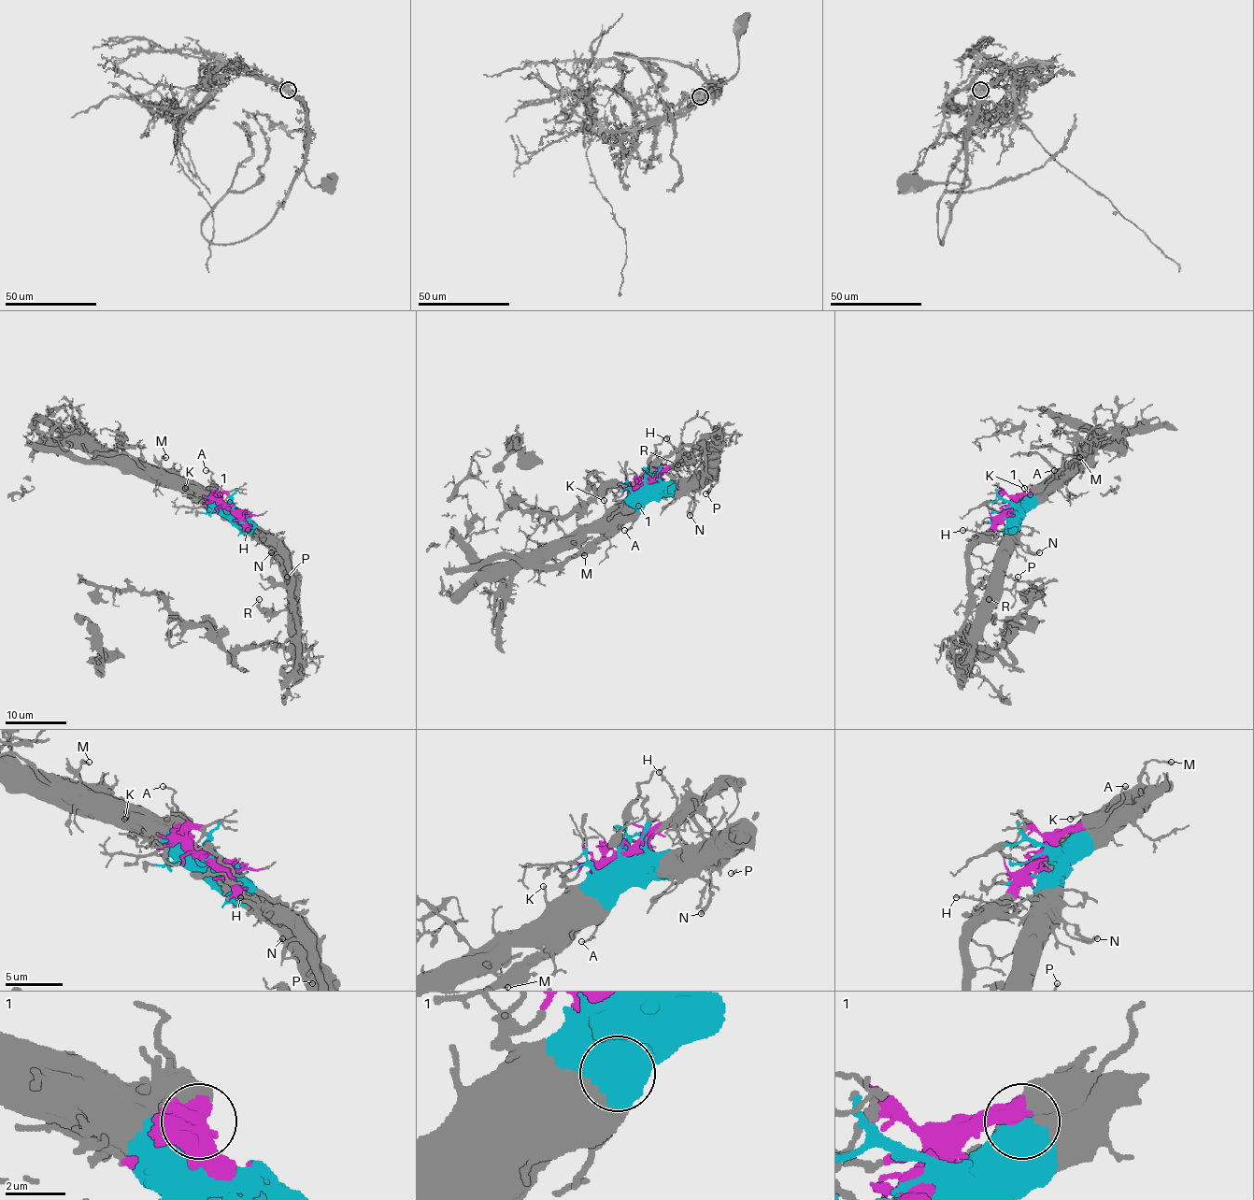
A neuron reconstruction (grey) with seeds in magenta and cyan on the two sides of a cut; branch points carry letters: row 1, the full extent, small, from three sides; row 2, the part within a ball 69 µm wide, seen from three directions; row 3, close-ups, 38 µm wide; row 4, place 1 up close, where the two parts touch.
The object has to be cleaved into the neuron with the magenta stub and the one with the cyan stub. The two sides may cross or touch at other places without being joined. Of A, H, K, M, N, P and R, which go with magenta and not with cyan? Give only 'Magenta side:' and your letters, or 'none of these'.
Magenta side: A, H

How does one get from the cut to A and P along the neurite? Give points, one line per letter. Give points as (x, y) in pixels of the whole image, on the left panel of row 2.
A: (230, 509), (220, 497), (212, 473), (206, 470)
P: (230, 509), (270, 547), (274, 559), (292, 589), (287, 576)

